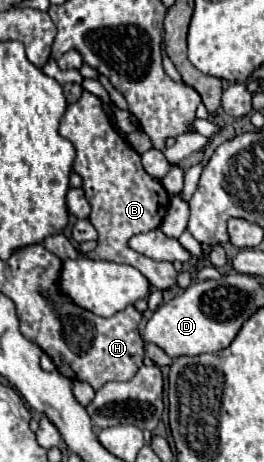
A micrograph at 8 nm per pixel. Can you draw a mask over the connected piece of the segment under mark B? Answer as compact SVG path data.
M82 92L82 98L74 104L68 104L66 114L60 120L60 134L68 138L76 148L74 172L84 180L82 188L92 206L88 220L98 232L98 246L88 254L92 260L110 260L134 266L140 270L150 286L160 290L176 288L176 272L170 262L156 262L128 246L130 236L144 234L160 228L168 206L170 196L162 182L154 180L144 168L140 154L130 146L130 142L112 126L110 116L102 108L102 100L90 92Z

